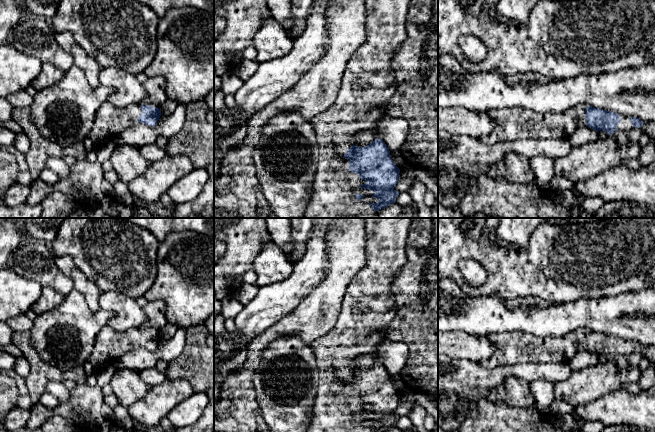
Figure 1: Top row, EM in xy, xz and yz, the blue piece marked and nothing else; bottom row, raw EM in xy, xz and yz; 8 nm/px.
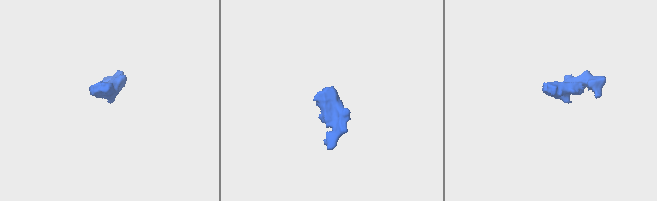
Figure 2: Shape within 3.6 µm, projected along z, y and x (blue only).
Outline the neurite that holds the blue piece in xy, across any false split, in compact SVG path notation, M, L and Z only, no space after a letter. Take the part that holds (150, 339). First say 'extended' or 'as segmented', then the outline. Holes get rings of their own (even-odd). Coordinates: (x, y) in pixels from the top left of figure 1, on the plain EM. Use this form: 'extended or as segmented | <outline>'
as segmented | M141 329L141 333L142 337L137 343L137 346L155 350L162 338L160 333L150 329Z

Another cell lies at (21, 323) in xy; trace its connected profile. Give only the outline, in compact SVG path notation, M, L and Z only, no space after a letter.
M26 314L10 318L6 323L13 332L30 331L33 326L33 321Z

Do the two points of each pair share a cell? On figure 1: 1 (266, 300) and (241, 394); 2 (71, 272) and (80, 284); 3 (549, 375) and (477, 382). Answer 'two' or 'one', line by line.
1: two
2: one
3: one

